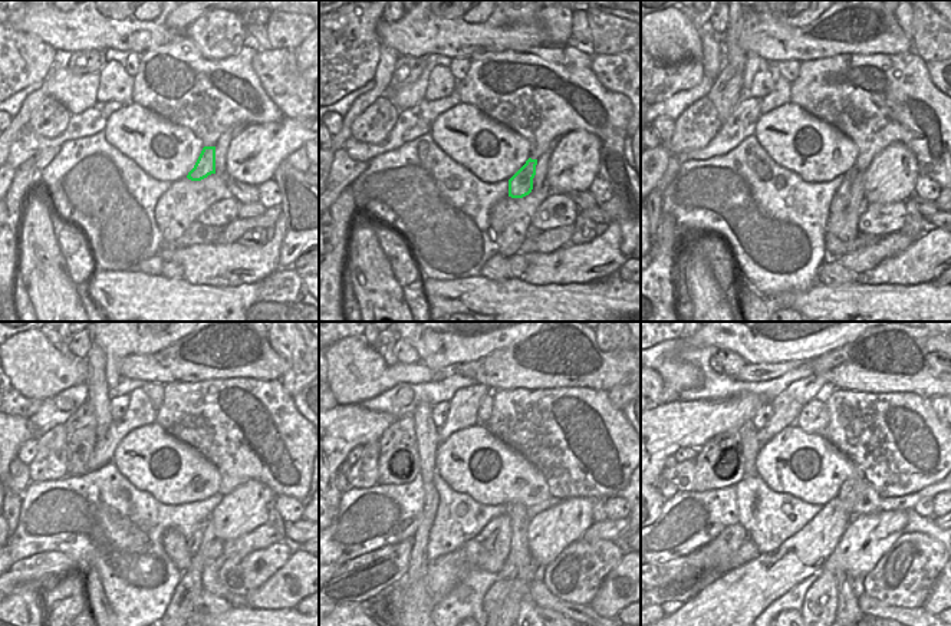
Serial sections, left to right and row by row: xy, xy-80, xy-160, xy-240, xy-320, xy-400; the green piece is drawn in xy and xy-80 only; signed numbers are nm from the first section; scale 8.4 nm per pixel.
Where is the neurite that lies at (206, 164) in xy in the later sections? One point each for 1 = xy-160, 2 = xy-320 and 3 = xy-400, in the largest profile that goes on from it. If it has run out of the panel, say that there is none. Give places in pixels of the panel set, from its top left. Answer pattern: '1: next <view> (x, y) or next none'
1: next xy-160 (839, 203)
2: next xy-320 (493, 600)
3: next xy-400 (819, 608)

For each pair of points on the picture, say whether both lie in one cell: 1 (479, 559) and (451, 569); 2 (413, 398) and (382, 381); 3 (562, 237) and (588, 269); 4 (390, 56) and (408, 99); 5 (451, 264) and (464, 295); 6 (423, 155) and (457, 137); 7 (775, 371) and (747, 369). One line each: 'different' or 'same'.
1: same
2: different
3: different
4: different
5: different
6: different
7: same

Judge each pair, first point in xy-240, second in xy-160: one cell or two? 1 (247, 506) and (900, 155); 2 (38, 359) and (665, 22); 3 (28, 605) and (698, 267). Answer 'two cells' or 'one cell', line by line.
1: one cell
2: one cell
3: two cells

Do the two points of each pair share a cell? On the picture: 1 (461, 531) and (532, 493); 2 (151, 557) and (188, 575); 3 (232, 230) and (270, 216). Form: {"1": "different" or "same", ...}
{"1": "different", "2": "different", "3": "same"}

